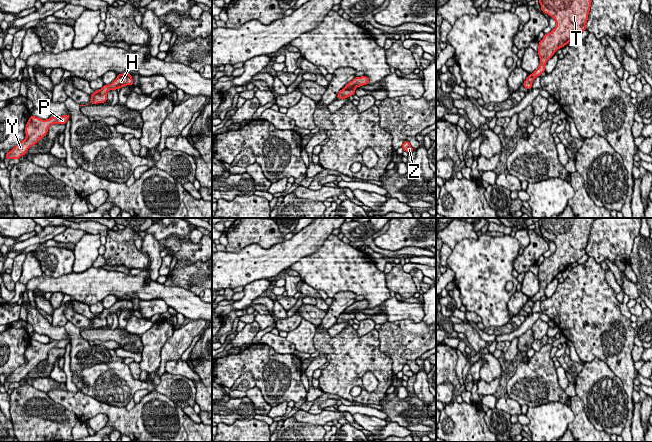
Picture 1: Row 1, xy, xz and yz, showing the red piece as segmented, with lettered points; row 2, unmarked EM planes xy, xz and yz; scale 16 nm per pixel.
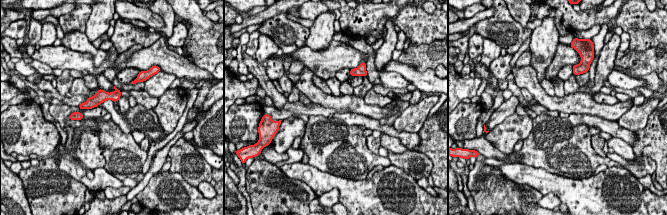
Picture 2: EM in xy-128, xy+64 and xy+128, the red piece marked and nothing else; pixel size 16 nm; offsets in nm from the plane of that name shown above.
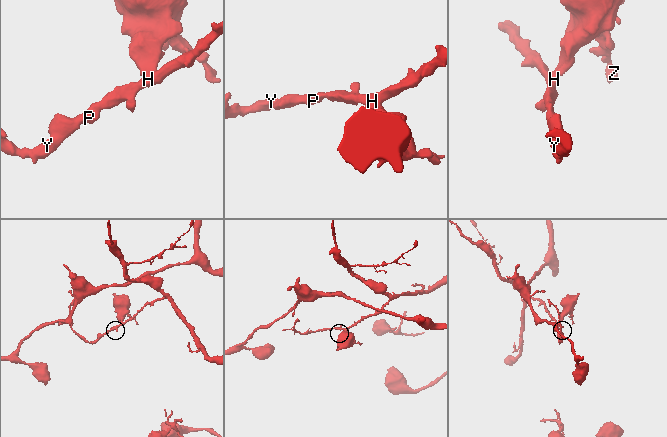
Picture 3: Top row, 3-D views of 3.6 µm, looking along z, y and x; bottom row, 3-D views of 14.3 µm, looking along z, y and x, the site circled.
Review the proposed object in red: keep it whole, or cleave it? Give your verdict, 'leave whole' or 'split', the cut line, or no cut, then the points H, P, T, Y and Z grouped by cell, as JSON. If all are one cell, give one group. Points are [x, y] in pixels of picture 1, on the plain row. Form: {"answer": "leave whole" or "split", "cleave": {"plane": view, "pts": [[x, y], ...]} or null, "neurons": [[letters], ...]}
{"answer": "split", "cleave": {"plane": "xz", "pts": [[343, 312], [354, 313]]}, "neurons": [["H", "P", "Y"], ["T", "Z"]]}

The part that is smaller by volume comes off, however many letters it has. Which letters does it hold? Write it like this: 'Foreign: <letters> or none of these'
Foreign: T, Z

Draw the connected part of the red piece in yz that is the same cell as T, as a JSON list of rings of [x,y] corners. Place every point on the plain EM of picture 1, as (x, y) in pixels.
[[[540,218],[539,227],[542,236],[548,238],[556,245],[556,251],[549,257],[545,258],[543,263],[539,265],[538,279],[540,282],[539,291],[531,298],[535,303],[545,296],[547,285],[559,273],[567,269],[572,263],[576,263],[584,254],[591,231],[591,224],[597,218]]]

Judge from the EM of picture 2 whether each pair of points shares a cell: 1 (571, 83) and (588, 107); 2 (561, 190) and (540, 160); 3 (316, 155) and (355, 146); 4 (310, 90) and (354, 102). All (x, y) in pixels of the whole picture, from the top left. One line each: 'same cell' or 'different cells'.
1: different cells
2: different cells
3: same cell
4: same cell

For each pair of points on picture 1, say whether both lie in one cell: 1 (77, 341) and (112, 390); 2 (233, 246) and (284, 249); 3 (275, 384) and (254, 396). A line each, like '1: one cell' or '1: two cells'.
1: one cell
2: two cells
3: two cells

